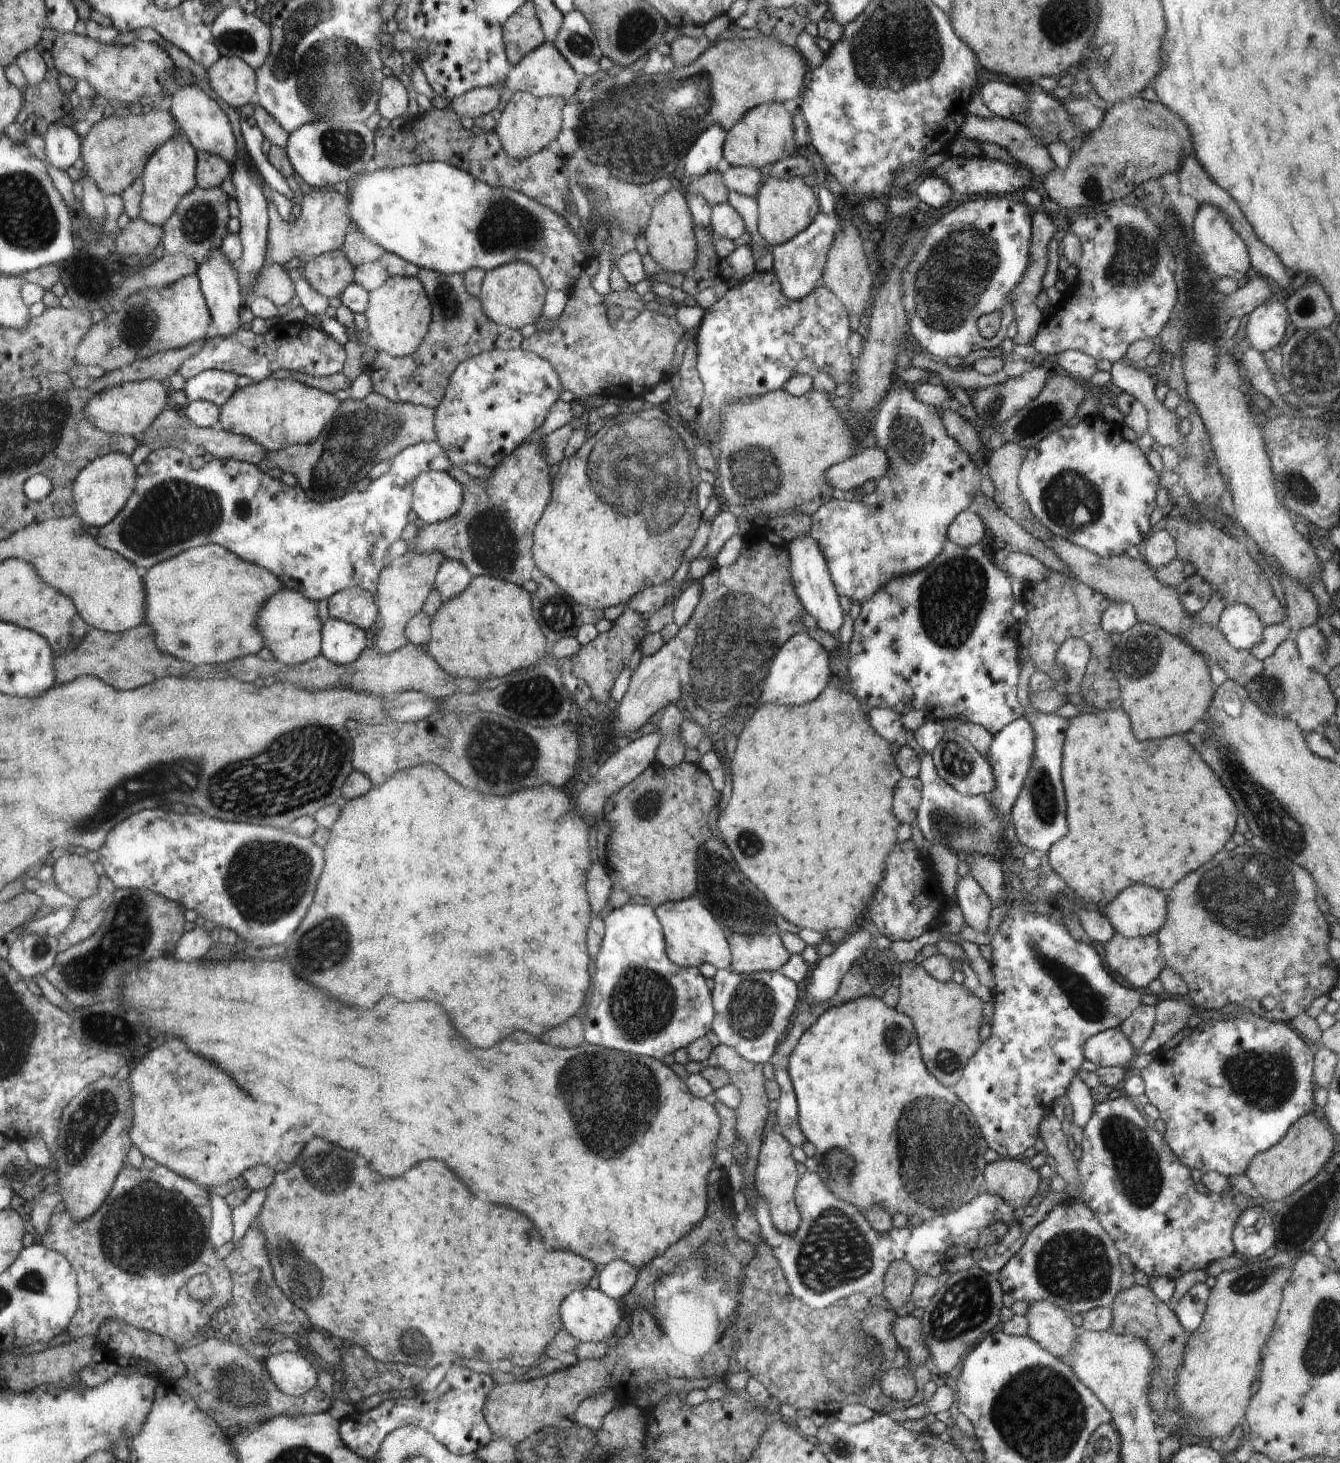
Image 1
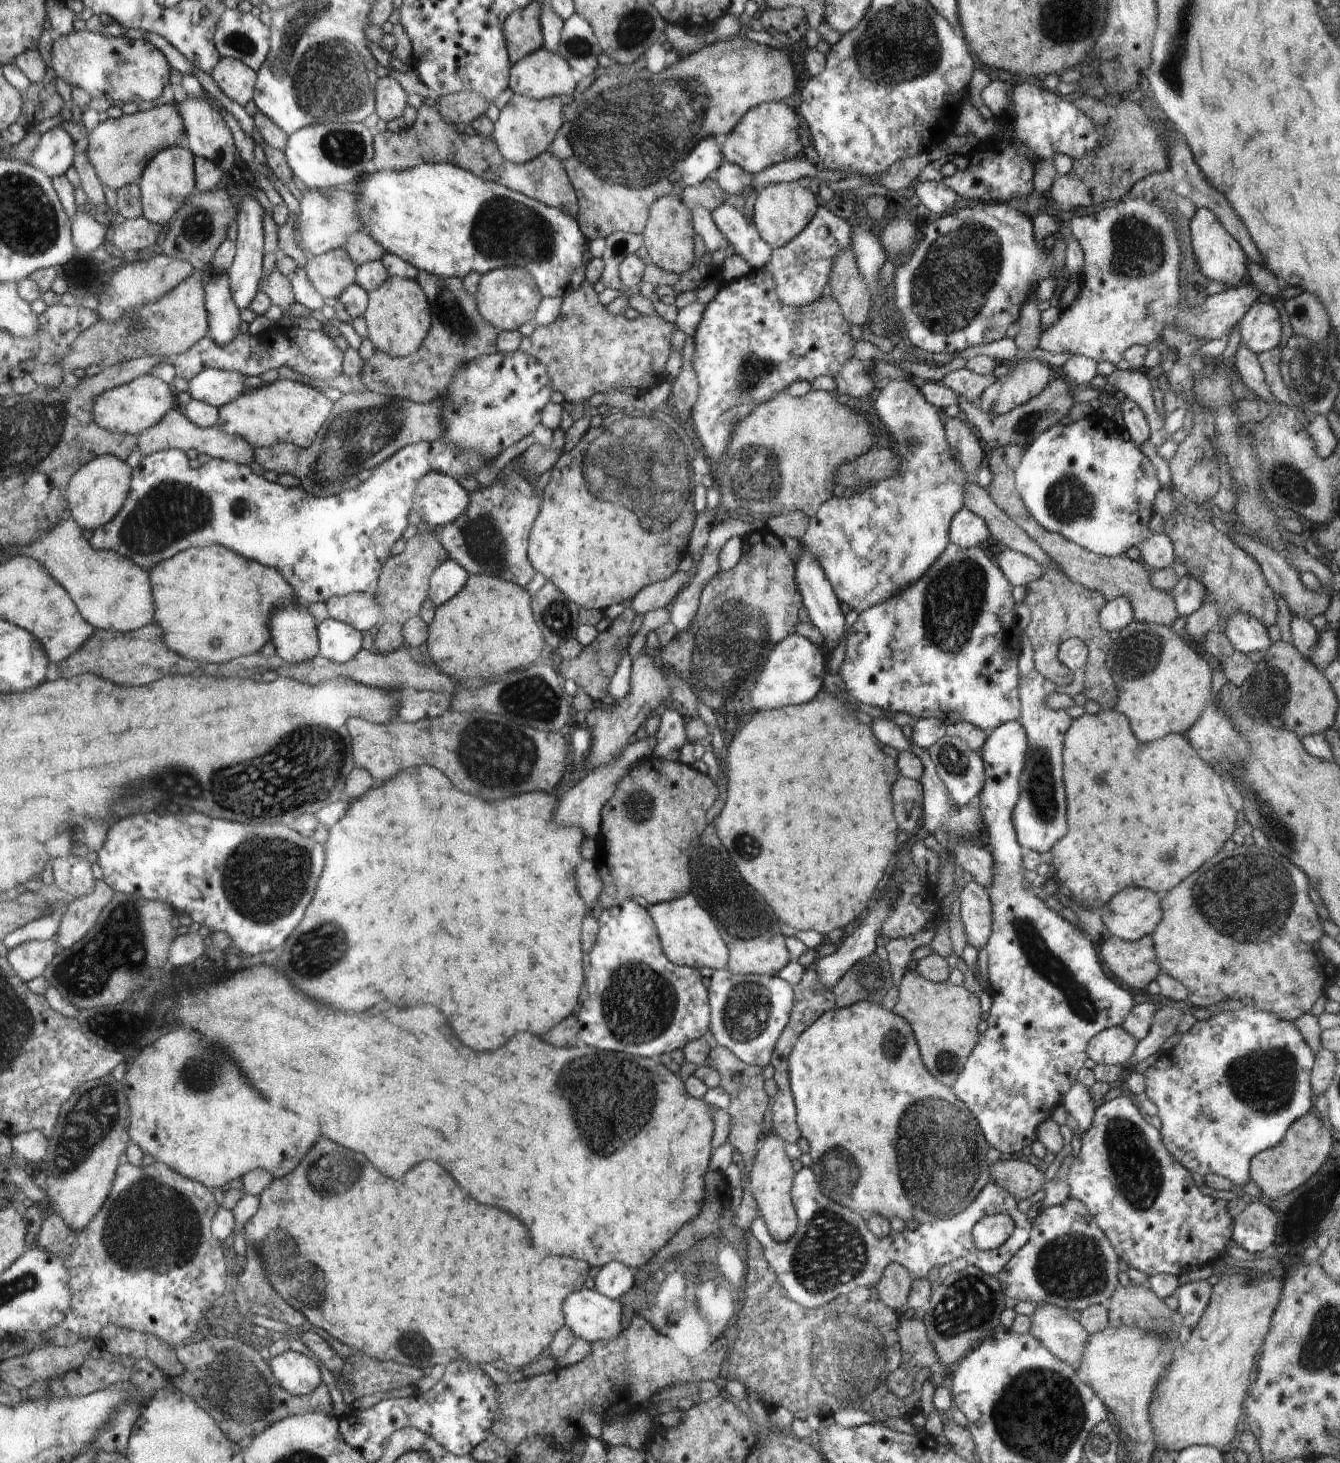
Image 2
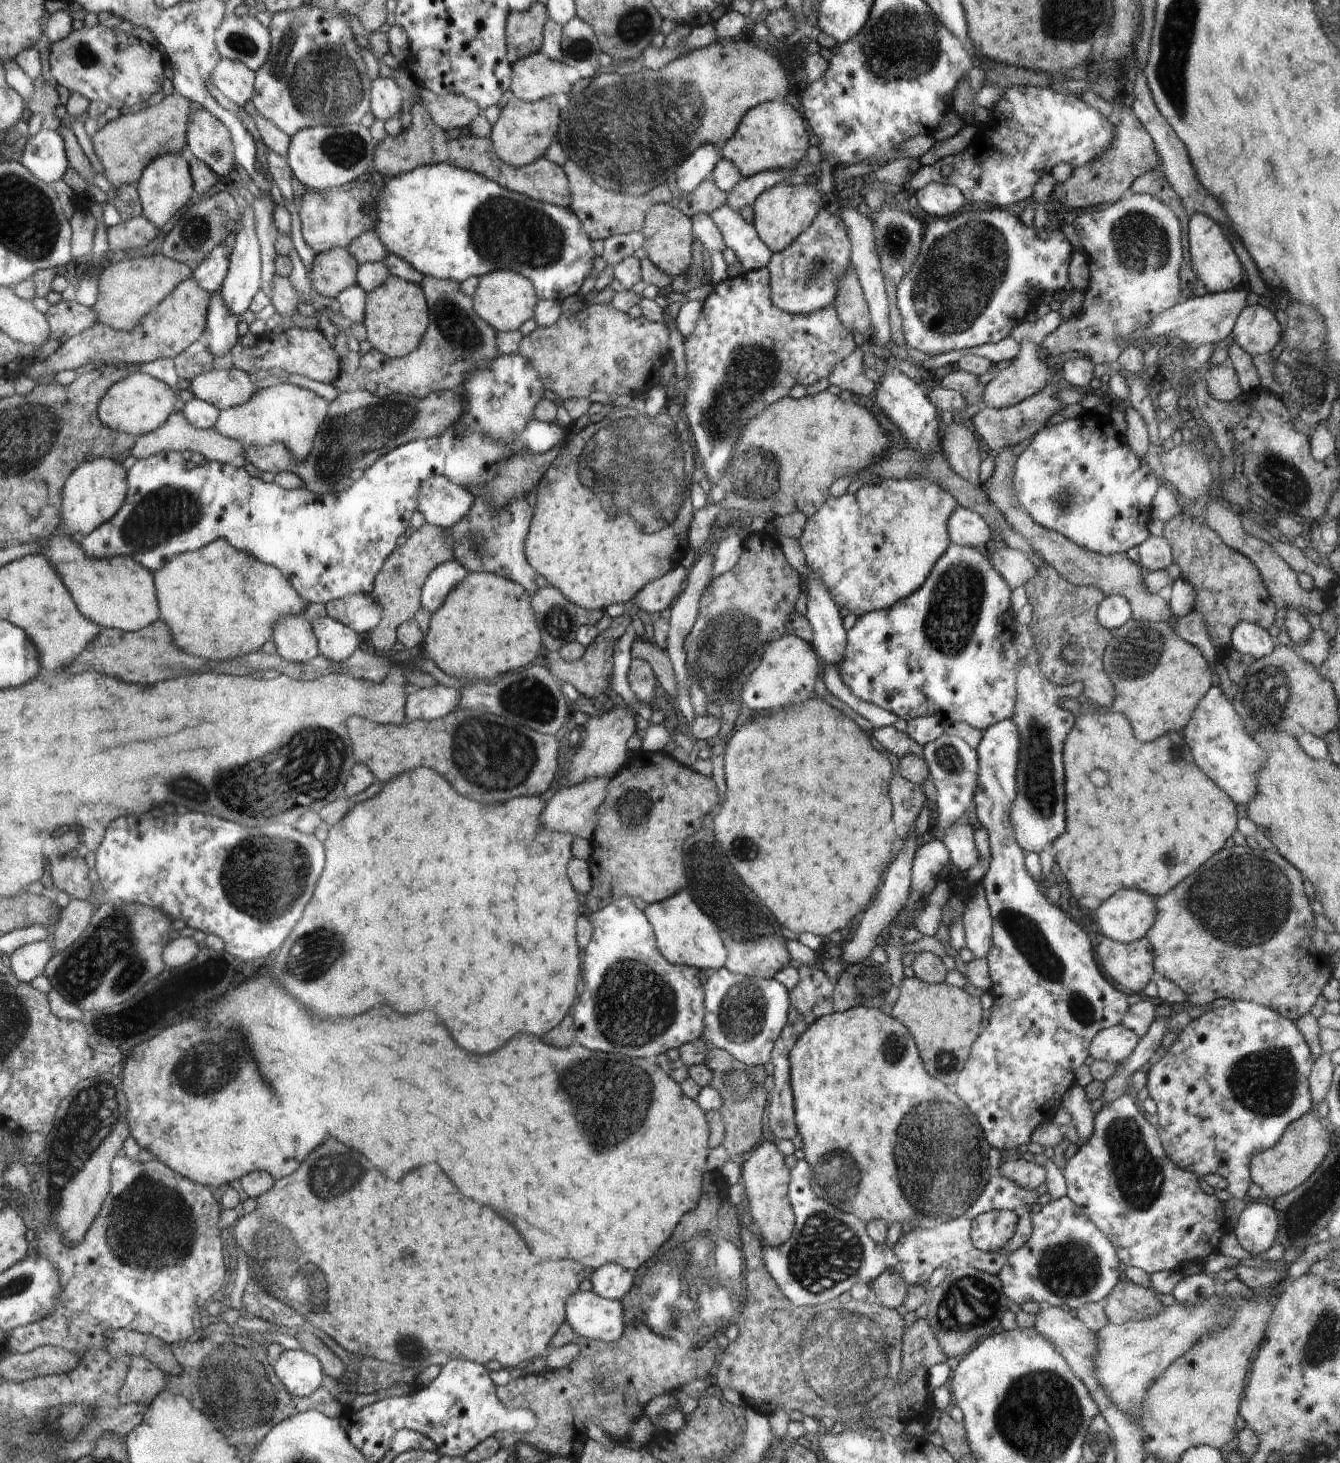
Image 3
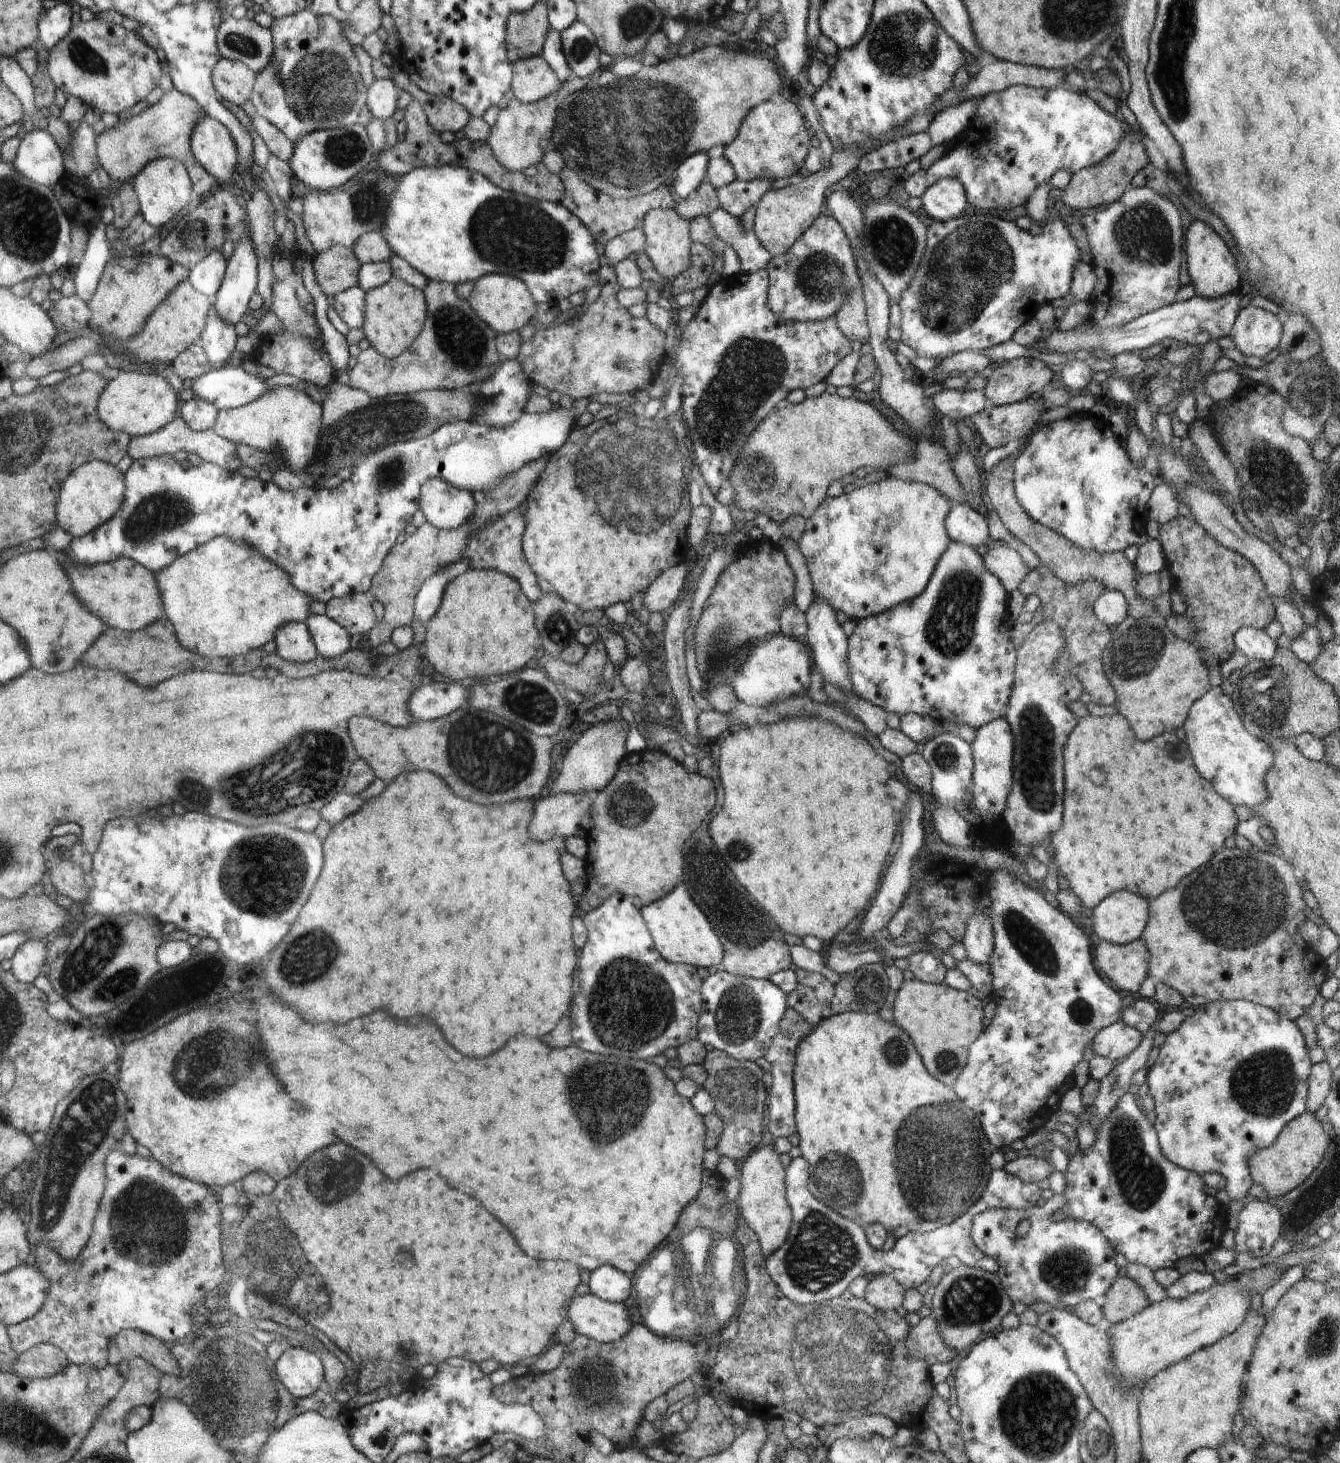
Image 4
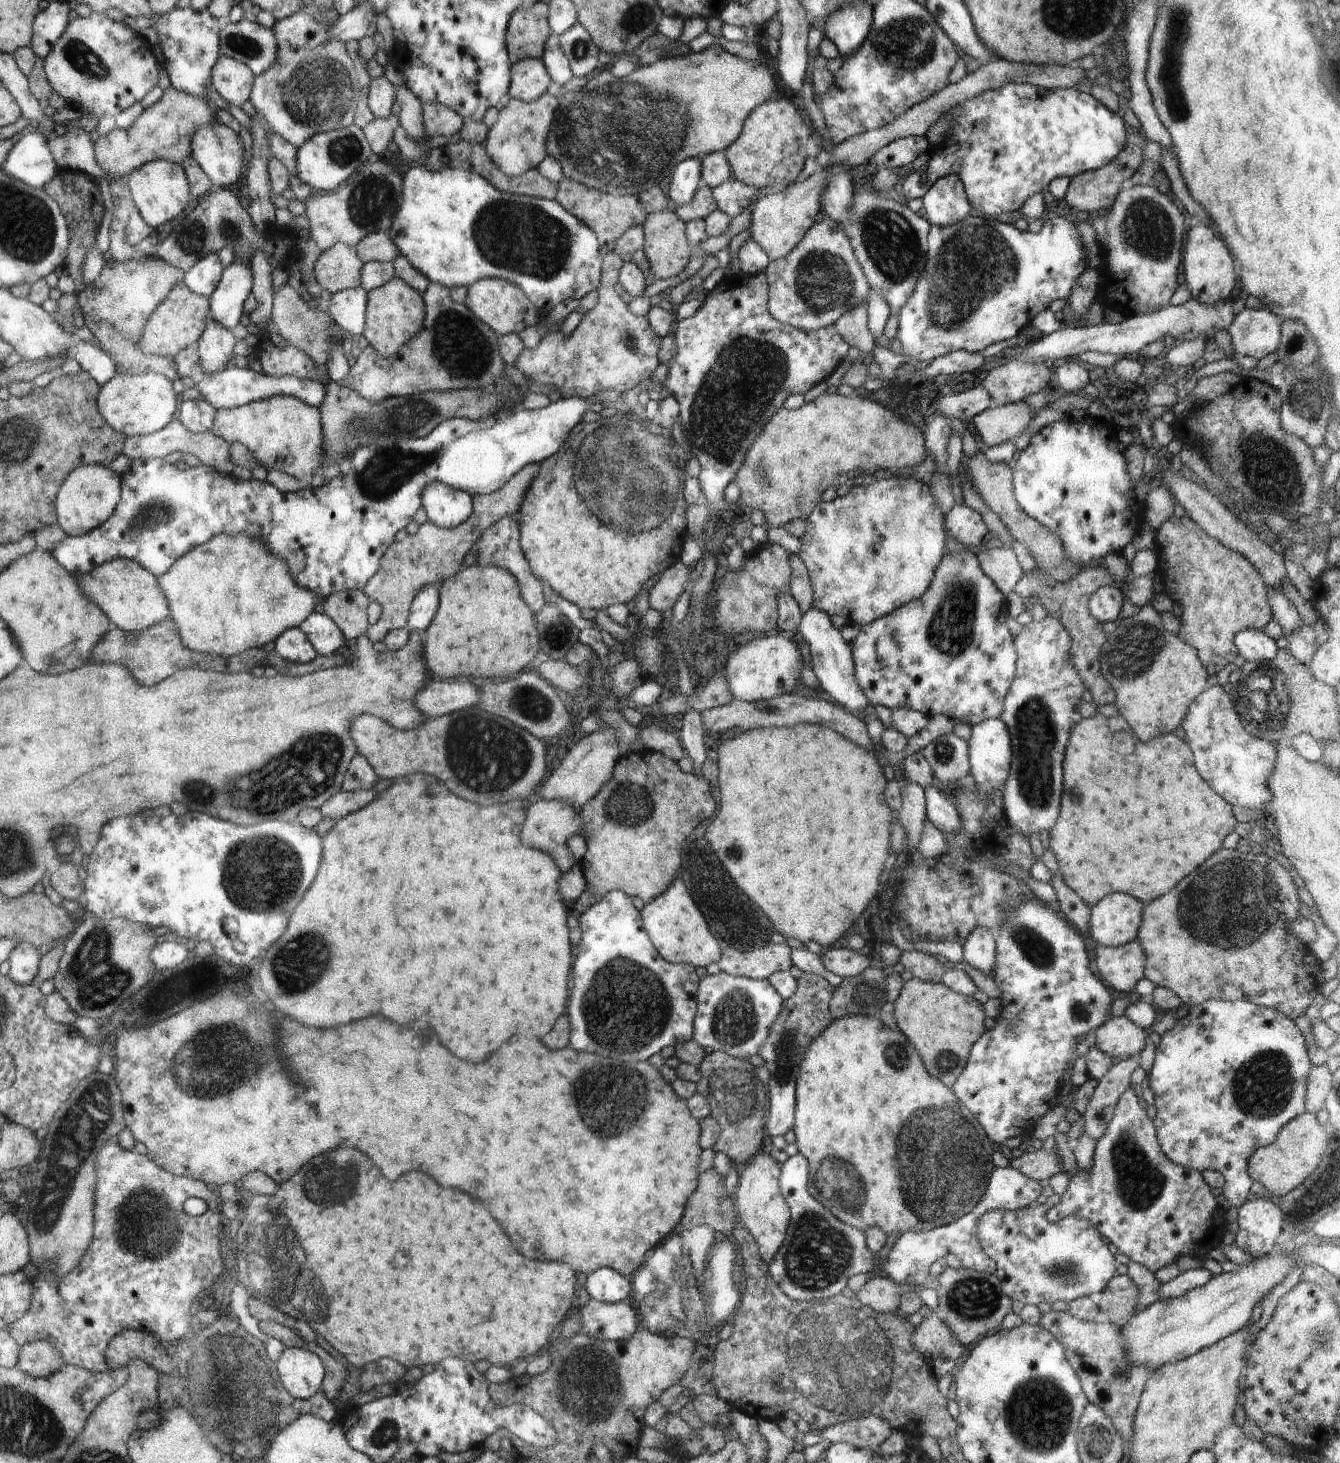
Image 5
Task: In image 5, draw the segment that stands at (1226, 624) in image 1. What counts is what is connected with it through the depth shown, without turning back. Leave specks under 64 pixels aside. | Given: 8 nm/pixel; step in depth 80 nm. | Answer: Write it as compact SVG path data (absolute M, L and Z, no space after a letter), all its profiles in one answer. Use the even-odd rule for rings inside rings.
M1245 629L1236 634L1234 640L1237 652L1254 664L1273 660L1279 648L1276 641L1269 638L1263 631Z

